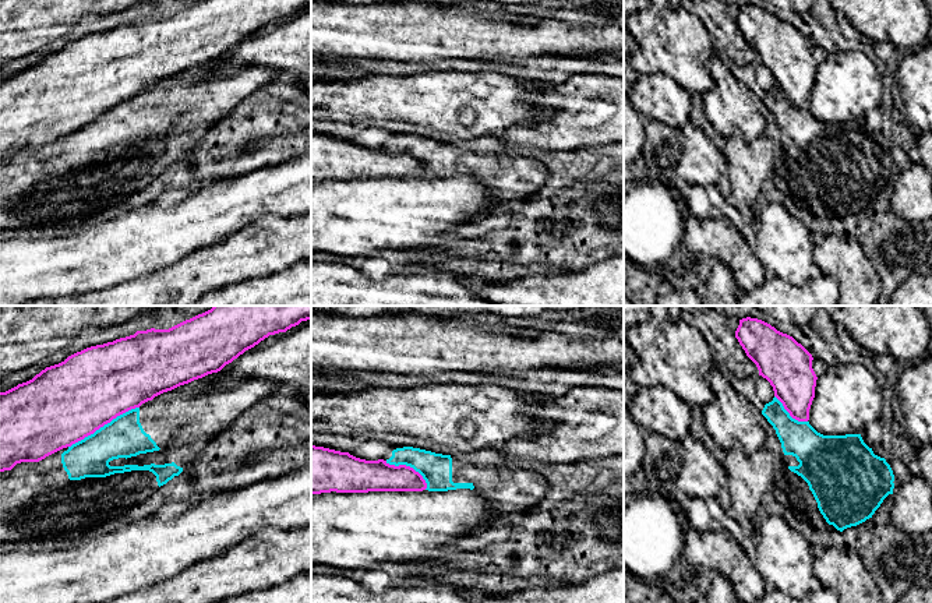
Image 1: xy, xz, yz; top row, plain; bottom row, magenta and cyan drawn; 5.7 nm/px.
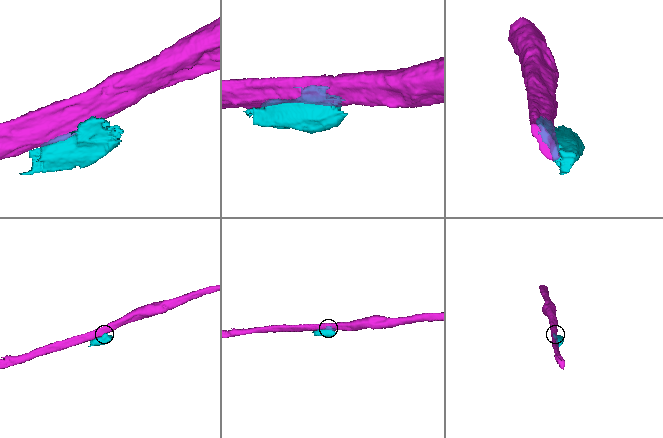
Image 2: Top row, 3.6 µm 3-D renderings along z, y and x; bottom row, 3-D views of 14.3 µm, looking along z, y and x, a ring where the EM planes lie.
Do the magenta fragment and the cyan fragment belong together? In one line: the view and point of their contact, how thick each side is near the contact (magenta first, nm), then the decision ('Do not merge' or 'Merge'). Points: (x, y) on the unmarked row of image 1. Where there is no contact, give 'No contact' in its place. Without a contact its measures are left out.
Touches magenta at xy (103, 112). Thickness 460 nm (magenta) against 240 nm. Do not merge

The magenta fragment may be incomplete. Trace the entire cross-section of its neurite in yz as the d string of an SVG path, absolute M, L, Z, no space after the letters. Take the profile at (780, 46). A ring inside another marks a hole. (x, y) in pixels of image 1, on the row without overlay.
M758 6L739 7L735 25L790 103L808 109L818 67L812 42L792 24Z

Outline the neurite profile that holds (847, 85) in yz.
M859 50L833 52L818 64L815 85L809 96L809 112L823 123L862 121L872 109L879 109L882 103L883 81L873 61Z

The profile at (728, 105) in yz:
M716 54L709 60L709 71L713 88L702 95L706 119L724 138L735 131L746 141L760 137L766 120L753 103L752 91L739 82Z

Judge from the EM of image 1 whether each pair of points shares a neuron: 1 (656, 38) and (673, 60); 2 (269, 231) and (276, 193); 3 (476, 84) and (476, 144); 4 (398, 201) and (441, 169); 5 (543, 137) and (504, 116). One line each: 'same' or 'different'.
1: same
2: different
3: different
4: different
5: different

